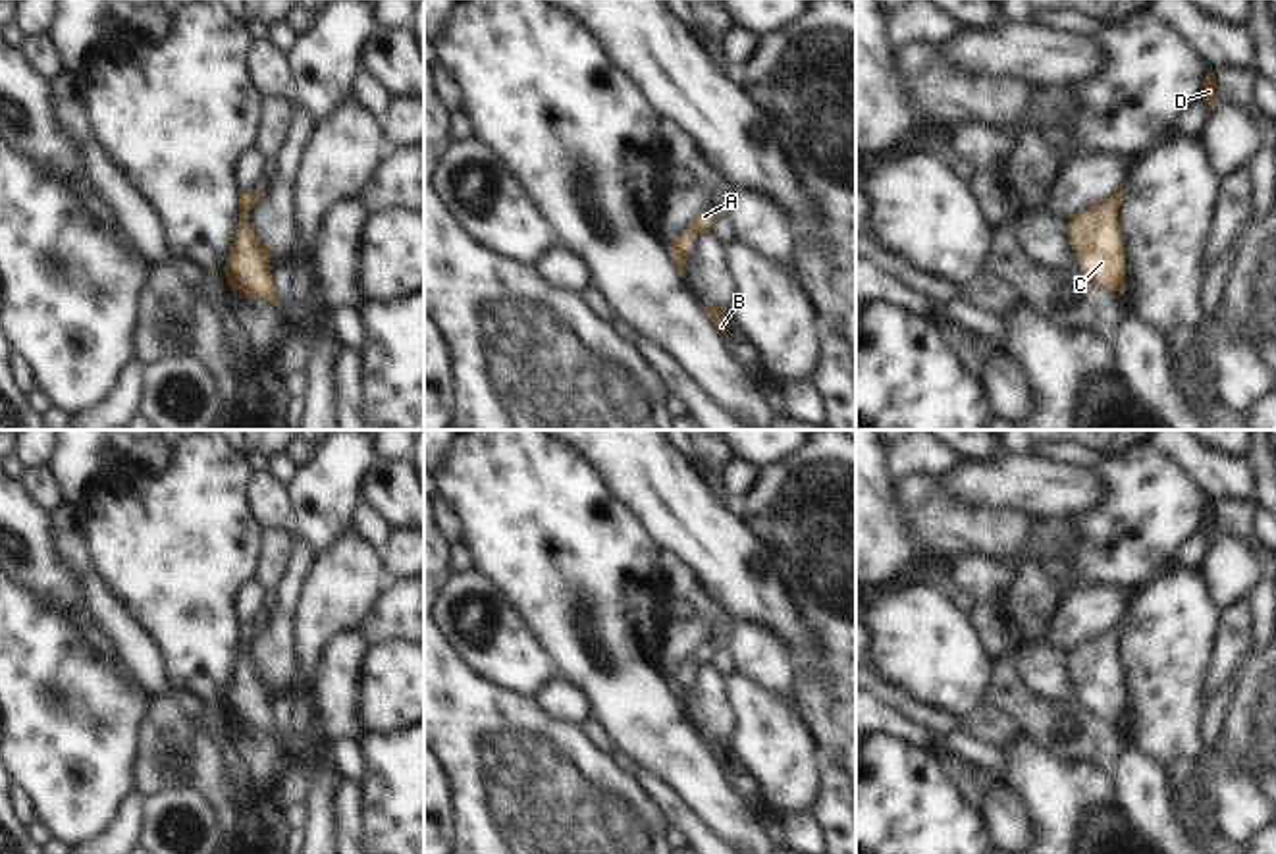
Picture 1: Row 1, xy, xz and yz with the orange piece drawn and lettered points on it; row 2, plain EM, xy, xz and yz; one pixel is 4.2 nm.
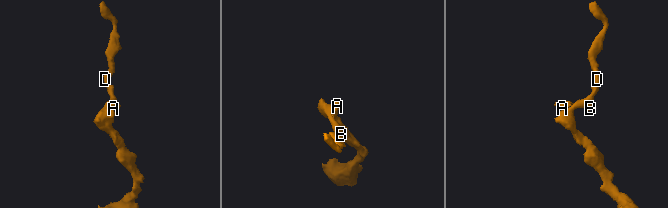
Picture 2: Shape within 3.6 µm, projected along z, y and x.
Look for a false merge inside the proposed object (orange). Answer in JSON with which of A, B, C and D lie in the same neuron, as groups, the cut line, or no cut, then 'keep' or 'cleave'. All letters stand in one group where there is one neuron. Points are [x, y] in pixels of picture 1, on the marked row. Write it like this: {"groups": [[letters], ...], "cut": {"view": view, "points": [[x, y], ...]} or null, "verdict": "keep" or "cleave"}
{"groups": [["A", "B", "C", "D"]], "cut": null, "verdict": "keep"}

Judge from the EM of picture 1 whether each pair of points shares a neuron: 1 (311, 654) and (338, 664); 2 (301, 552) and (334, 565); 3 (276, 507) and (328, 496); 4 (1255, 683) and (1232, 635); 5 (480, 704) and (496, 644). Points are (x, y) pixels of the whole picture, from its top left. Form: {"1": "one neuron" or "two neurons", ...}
{"1": "two neurons", "2": "two neurons", "3": "two neurons", "4": "two neurons", "5": "two neurons"}

